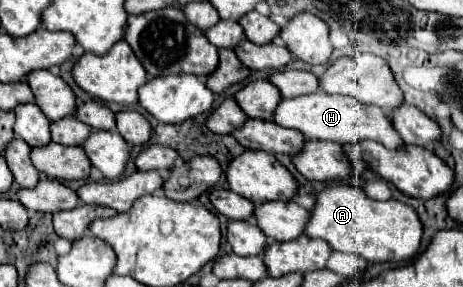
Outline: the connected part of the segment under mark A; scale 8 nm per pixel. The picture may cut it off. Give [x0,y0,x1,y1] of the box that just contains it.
[304,183,422,261]

